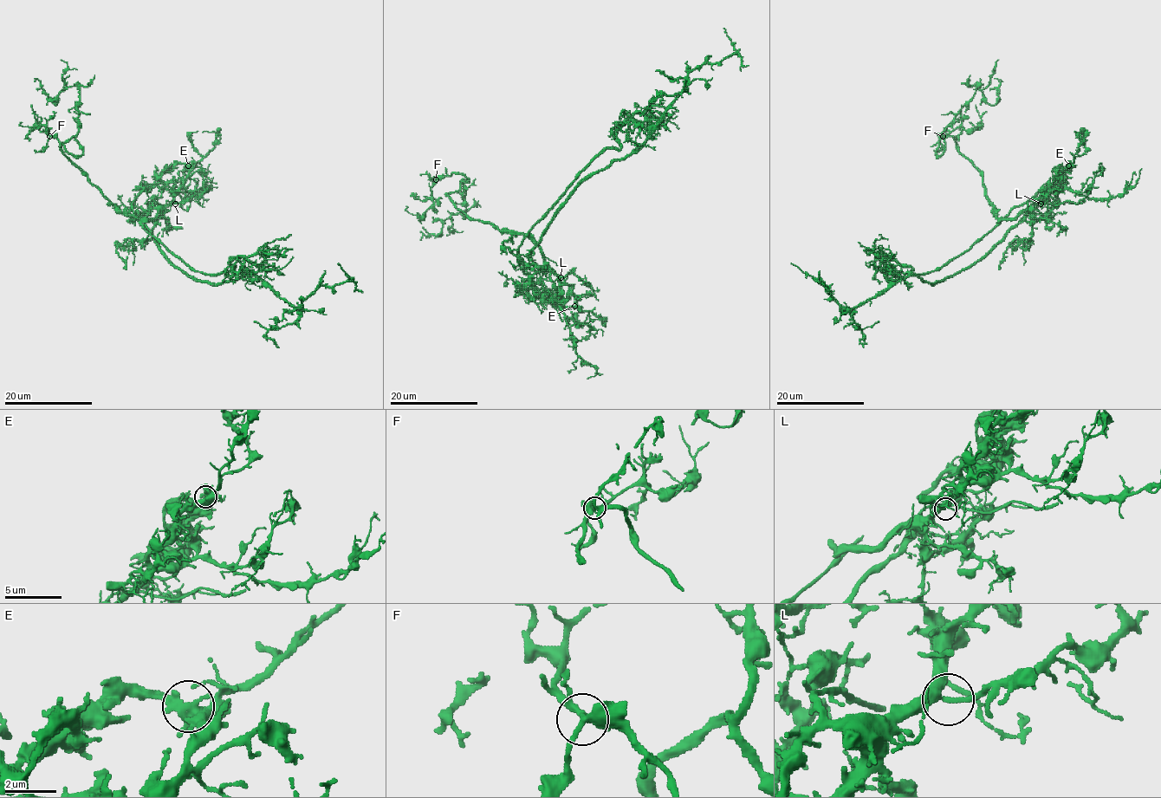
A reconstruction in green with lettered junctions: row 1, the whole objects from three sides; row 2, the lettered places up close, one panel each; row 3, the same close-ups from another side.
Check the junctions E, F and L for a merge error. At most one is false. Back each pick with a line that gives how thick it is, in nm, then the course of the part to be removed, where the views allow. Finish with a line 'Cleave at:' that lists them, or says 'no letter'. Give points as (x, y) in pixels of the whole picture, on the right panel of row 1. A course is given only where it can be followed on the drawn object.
E: calibre 420 nm; course (1069, 165), (1058, 186), (1041, 188), (935, 270), (913, 274), (887, 261), (886, 273), (891, 256)
Cleave at: E

